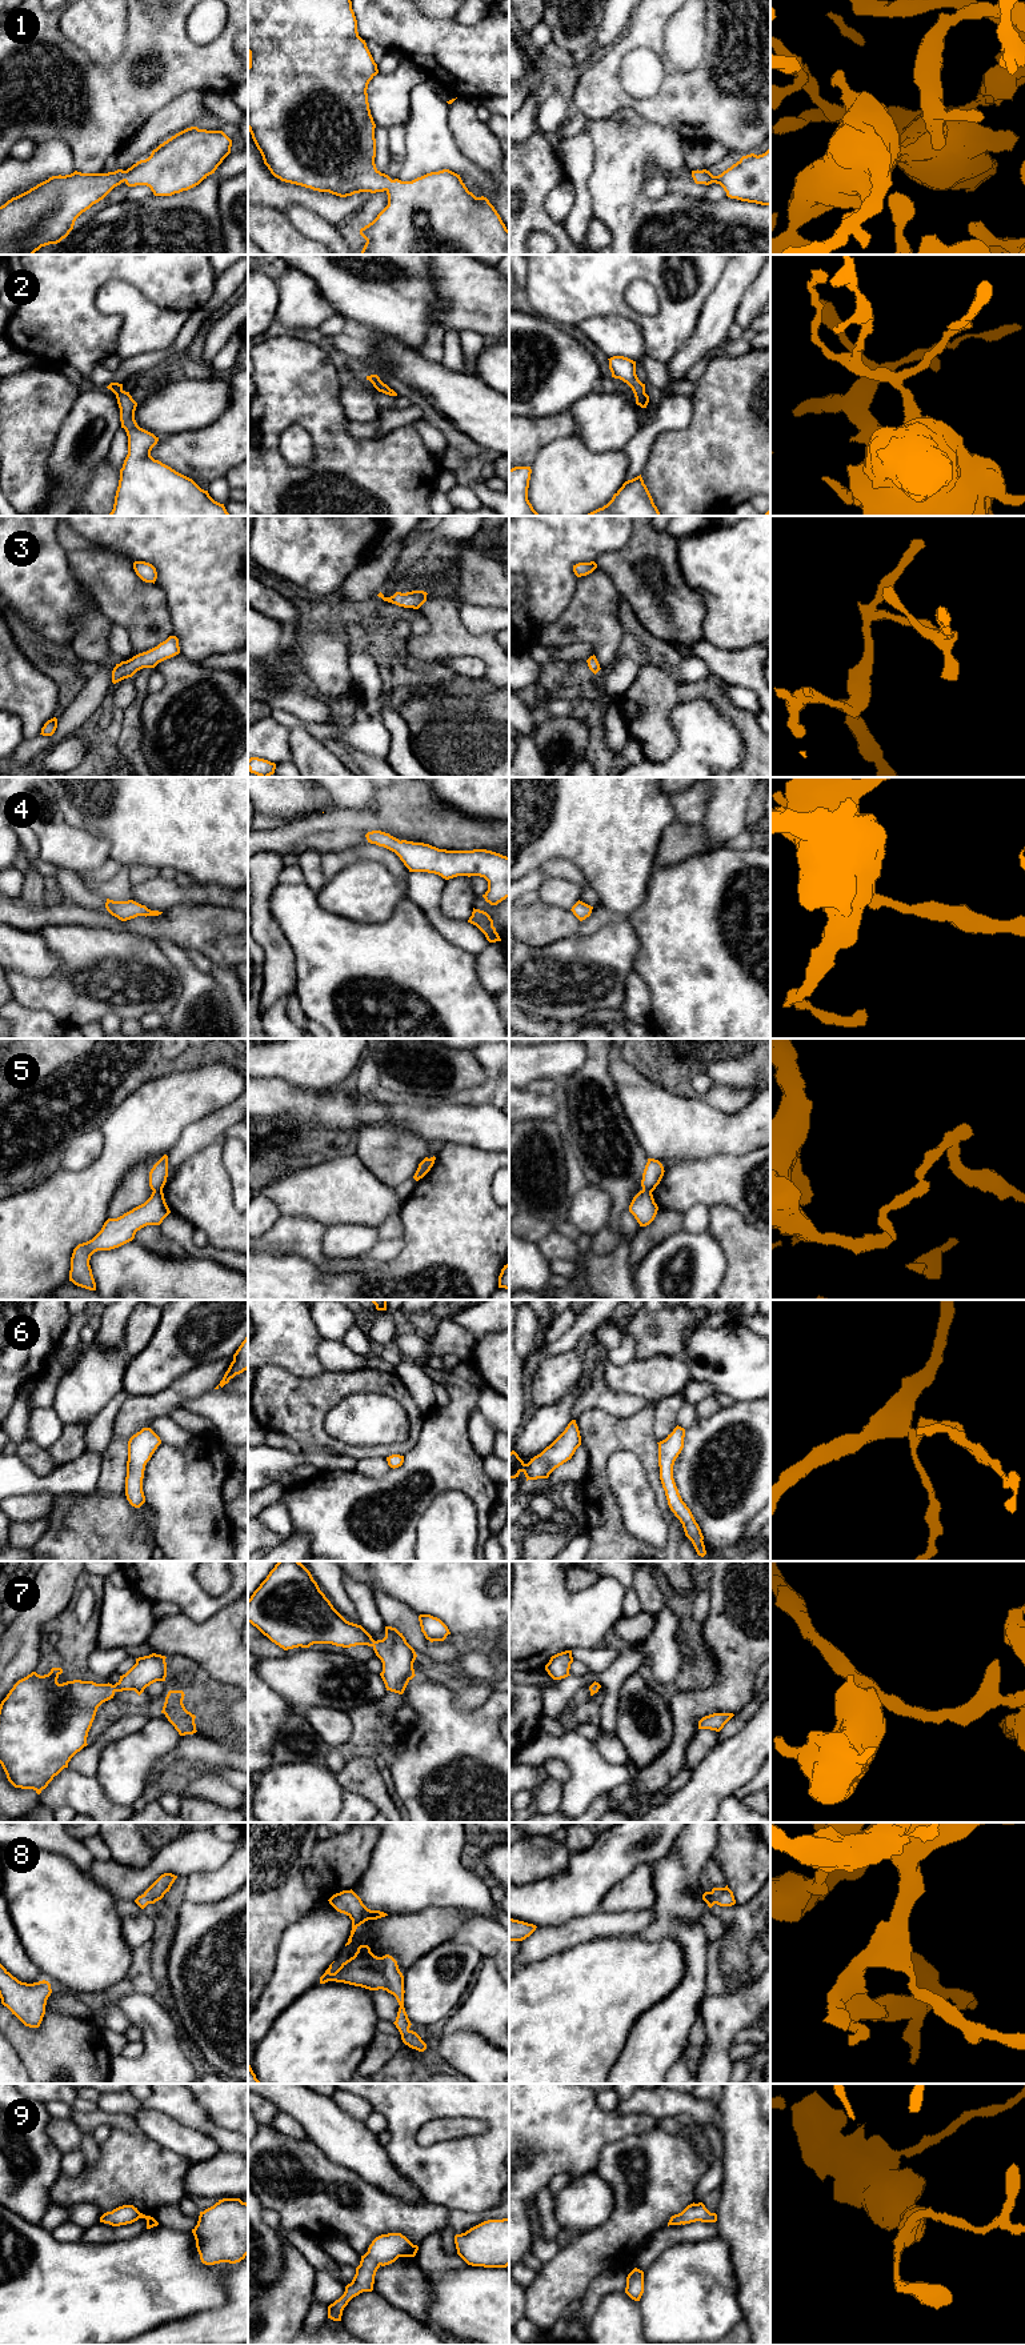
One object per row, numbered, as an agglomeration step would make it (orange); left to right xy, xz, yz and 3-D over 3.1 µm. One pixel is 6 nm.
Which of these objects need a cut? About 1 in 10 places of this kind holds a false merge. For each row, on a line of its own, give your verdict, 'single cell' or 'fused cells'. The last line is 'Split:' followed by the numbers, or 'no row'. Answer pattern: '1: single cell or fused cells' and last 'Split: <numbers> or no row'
1: single cell
2: single cell
3: single cell
4: single cell
5: fused cells
6: single cell
7: single cell
8: single cell
9: single cell
Split: 5

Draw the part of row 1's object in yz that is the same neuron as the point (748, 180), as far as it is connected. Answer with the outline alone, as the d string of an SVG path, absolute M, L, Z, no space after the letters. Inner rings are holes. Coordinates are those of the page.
M770 149L758 156L742 156L718 176L697 169L692 171L692 177L696 184L720 184L730 199L770 205Z

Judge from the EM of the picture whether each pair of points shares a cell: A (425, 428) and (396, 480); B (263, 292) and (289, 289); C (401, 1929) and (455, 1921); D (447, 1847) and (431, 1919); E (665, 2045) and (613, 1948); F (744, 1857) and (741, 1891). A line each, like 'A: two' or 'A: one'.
A: two
B: two
C: one
D: two
E: two
F: one

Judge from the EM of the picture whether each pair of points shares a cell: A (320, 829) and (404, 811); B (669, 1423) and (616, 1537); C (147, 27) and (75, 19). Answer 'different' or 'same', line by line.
A: same
B: different
C: different

